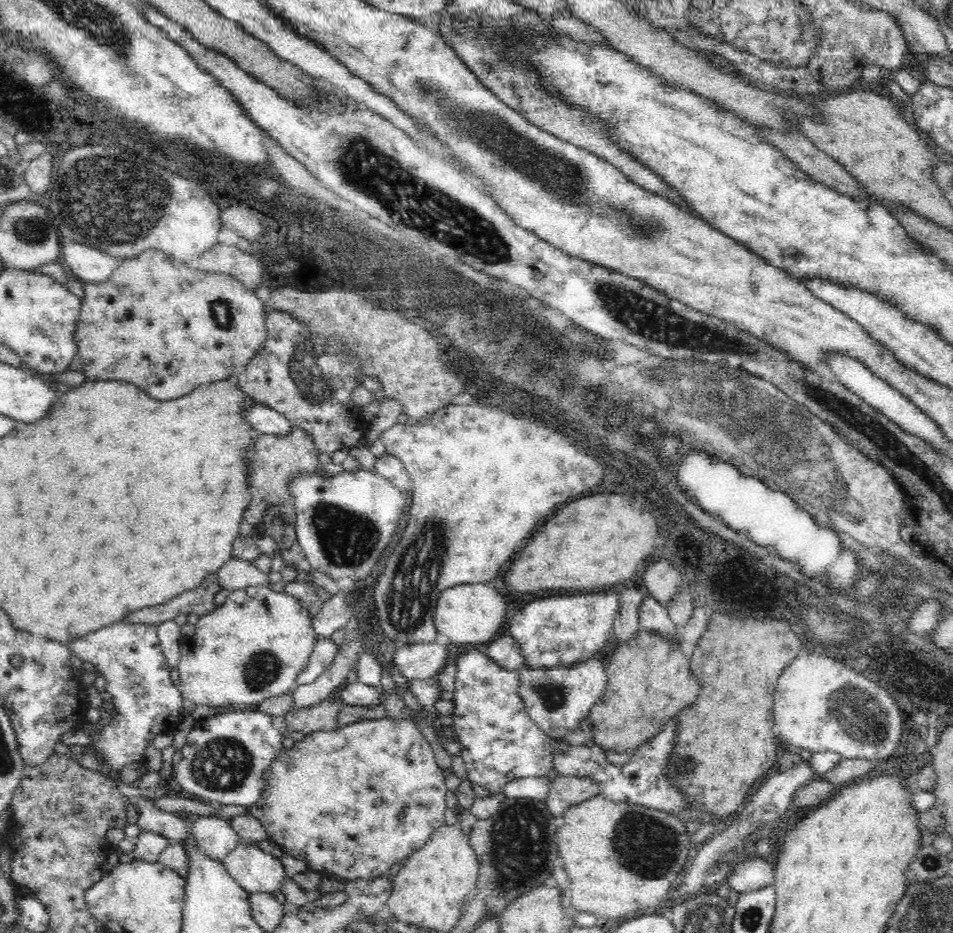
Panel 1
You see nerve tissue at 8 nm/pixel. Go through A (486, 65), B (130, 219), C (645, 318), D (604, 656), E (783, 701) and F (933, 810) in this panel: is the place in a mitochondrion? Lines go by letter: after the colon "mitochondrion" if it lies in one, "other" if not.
A: mitochondrion
B: mitochondrion
C: mitochondrion
D: other
E: other
F: other

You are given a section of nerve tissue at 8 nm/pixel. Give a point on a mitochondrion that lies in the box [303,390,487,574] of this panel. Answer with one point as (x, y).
(346, 538)

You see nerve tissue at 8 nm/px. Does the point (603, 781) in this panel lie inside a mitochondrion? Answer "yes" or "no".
no

